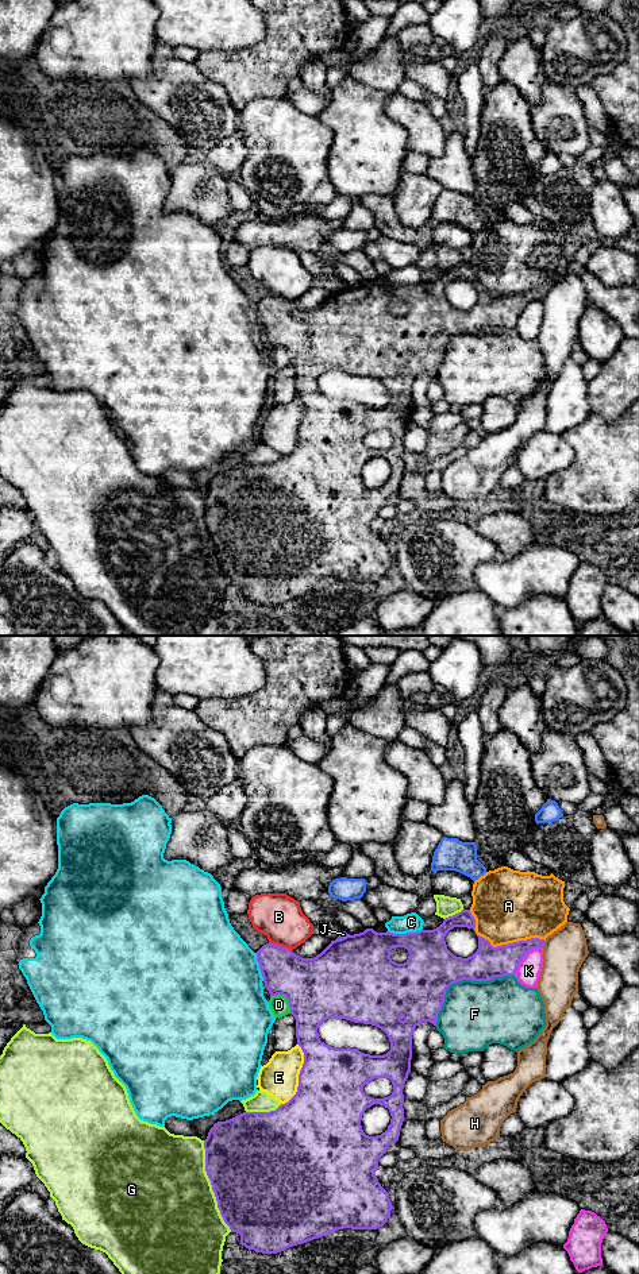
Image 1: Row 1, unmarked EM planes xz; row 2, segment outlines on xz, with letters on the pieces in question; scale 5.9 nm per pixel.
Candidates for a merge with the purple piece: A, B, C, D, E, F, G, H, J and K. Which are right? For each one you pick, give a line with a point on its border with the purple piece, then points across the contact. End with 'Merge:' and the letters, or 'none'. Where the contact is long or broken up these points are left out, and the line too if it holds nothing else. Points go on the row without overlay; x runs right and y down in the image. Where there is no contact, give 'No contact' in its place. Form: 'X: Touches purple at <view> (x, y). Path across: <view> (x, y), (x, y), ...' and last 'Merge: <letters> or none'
Merge: none

